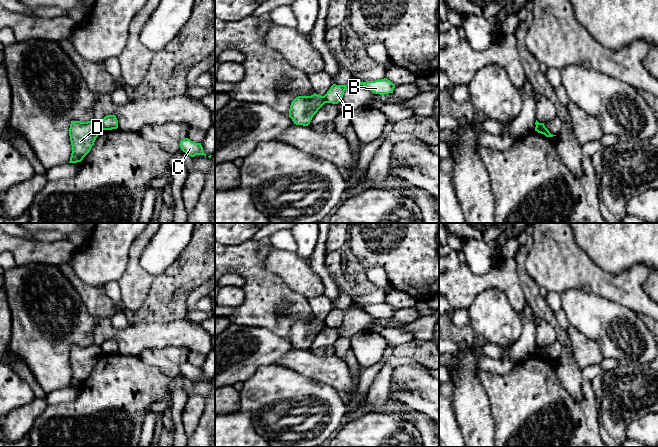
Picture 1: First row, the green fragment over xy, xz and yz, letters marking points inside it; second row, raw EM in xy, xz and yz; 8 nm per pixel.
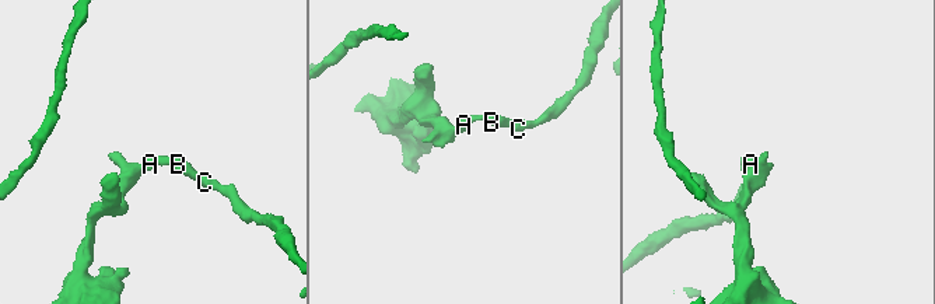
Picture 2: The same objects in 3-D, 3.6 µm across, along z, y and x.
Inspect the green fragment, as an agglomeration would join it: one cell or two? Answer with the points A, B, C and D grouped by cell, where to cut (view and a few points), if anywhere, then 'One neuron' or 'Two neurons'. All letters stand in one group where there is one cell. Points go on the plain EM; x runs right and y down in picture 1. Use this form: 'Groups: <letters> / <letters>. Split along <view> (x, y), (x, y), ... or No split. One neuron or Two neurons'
Groups: A B C / D. Split along xy (99, 346), (103, 353). Two neurons

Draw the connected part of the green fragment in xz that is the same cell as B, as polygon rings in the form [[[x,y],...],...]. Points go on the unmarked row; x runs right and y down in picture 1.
[[[387,302],[375,305],[361,306],[355,303],[352,303],[347,309],[336,309],[333,308],[327,317],[324,319],[326,327],[338,328],[343,322],[344,316],[348,309],[360,308],[365,310],[367,313],[372,315],[375,318],[385,319],[393,317],[395,309],[388,304]]]

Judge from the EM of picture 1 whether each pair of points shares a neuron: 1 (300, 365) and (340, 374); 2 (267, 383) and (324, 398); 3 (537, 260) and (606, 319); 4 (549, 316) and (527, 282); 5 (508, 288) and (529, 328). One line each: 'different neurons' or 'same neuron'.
1: same neuron
2: same neuron
3: different neurons
4: same neuron
5: different neurons

